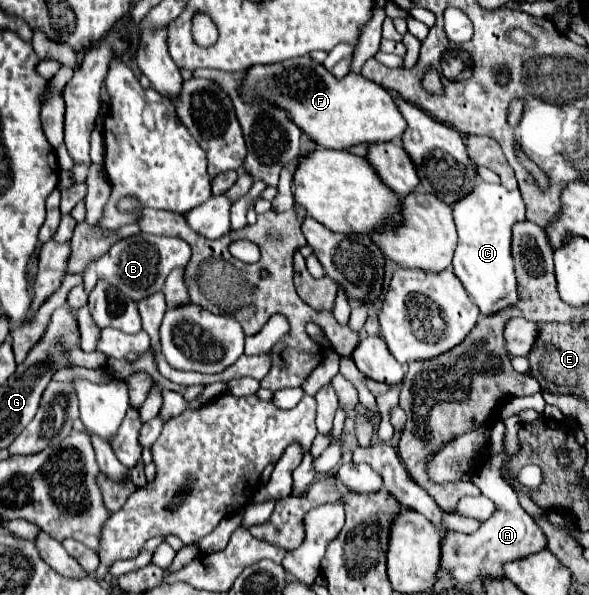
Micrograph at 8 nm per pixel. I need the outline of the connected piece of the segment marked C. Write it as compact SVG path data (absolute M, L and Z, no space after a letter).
M479 182L467 196L453 204L459 244L453 256L453 272L475 300L483 316L489 316L517 300L517 280L511 258L511 226L525 220L525 204L519 190L505 190L499 184Z

